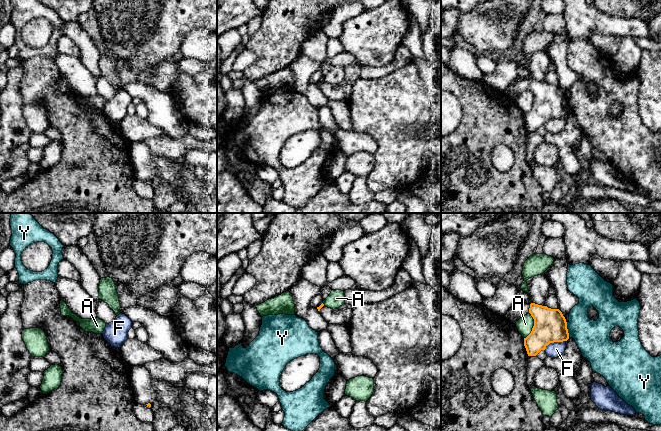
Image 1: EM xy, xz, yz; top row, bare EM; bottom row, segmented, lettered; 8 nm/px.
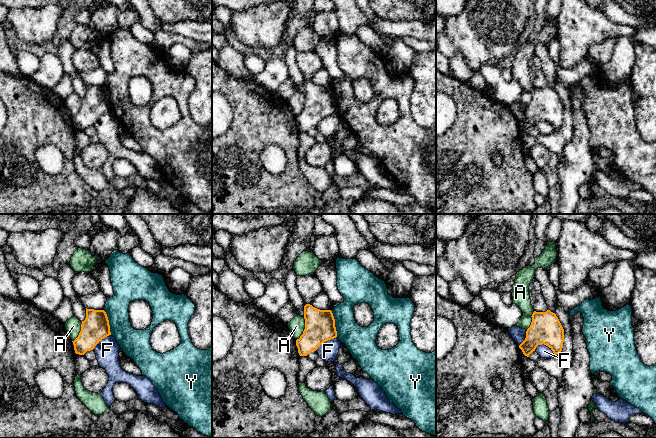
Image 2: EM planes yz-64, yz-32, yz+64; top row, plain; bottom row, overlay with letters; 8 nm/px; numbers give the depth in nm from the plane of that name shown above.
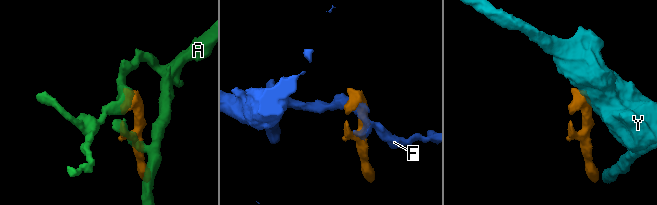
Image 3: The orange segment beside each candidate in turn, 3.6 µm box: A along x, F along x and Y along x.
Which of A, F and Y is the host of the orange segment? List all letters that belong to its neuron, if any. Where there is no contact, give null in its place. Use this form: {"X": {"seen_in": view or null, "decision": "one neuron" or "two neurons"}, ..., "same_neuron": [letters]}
{"A": {"seen_in": "yz", "decision": "two neurons"}, "F": {"seen_in": "yz", "decision": "two neurons"}, "Y": {"seen_in": "yz", "decision": "two neurons"}, "same_neuron": []}

